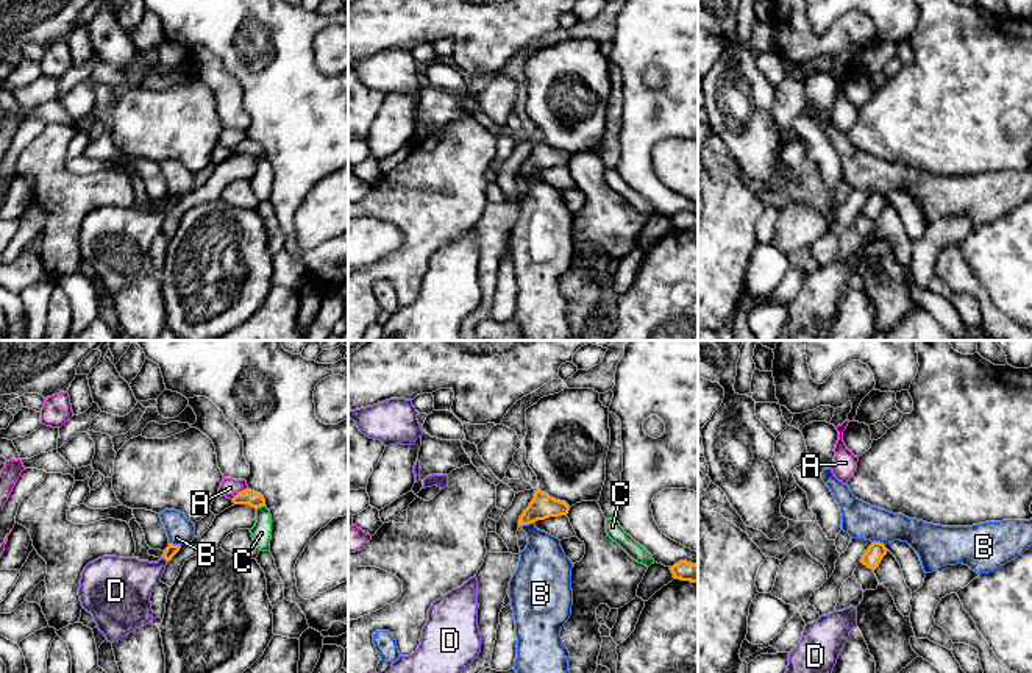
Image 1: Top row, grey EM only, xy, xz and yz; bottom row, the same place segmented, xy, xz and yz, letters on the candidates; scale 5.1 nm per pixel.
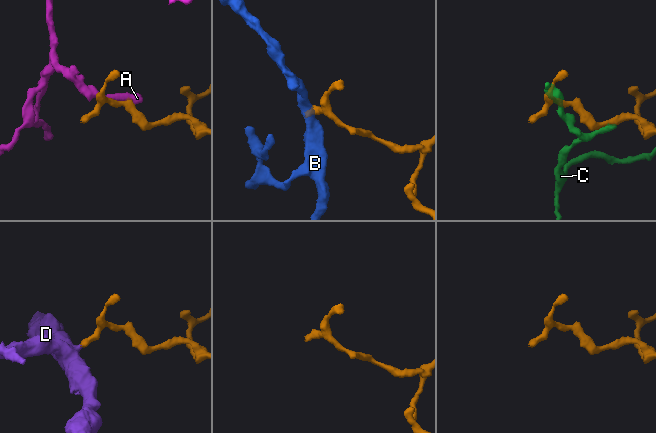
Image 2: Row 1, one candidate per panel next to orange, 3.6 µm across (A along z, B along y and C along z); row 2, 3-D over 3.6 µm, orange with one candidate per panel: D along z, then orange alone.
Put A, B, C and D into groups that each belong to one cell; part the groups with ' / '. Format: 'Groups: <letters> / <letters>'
Groups: A / B / C / D

